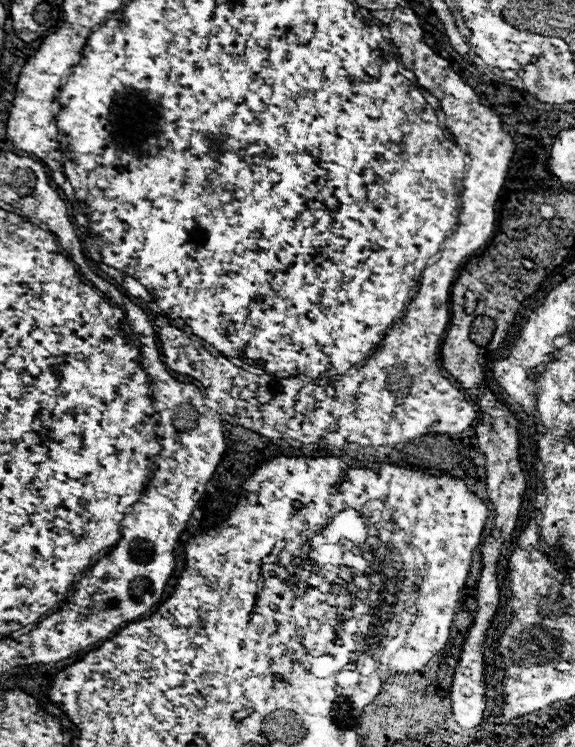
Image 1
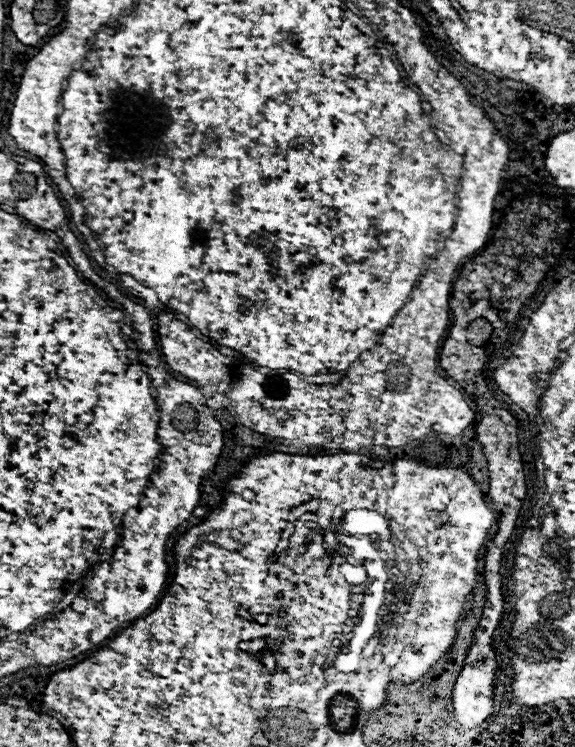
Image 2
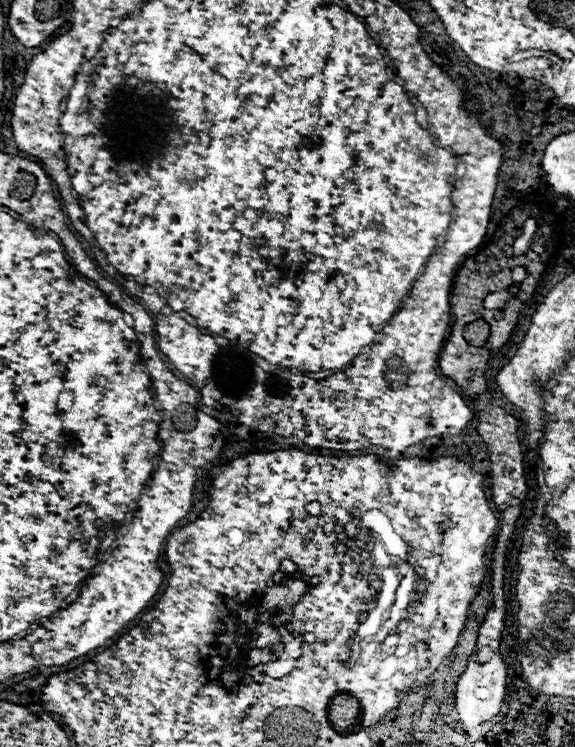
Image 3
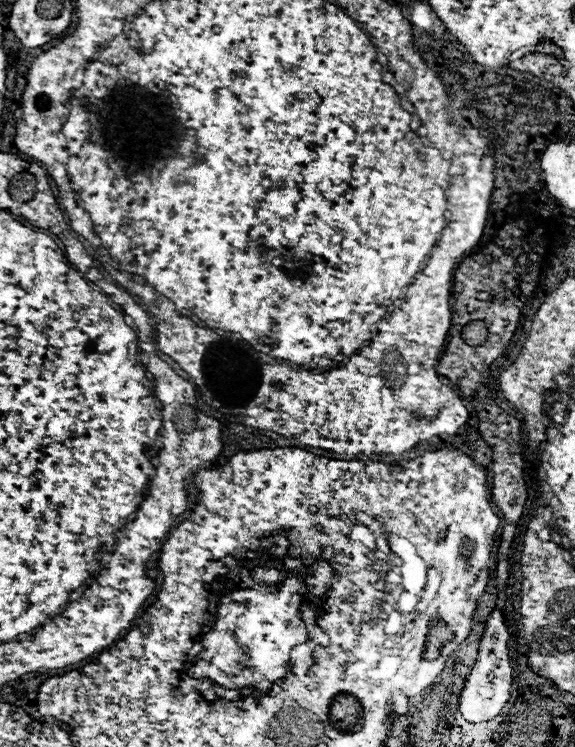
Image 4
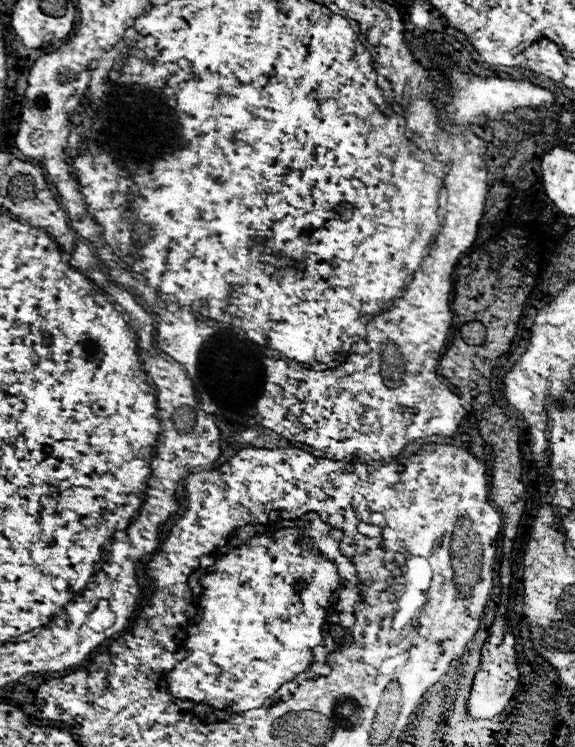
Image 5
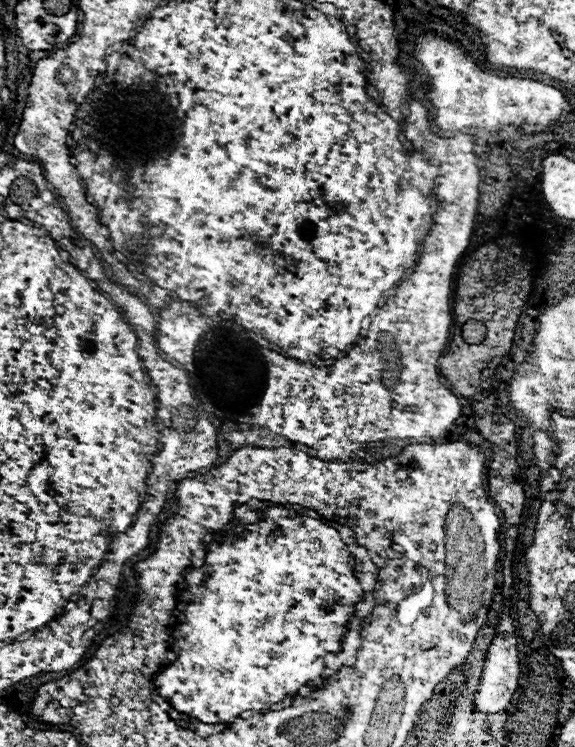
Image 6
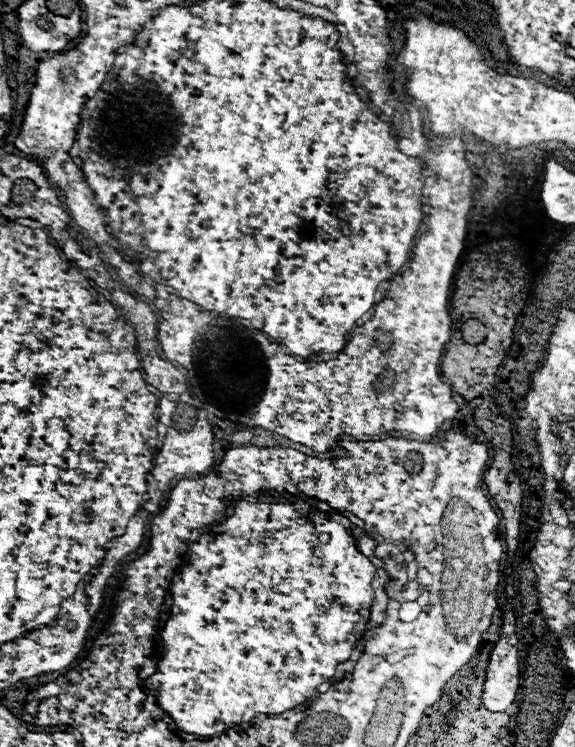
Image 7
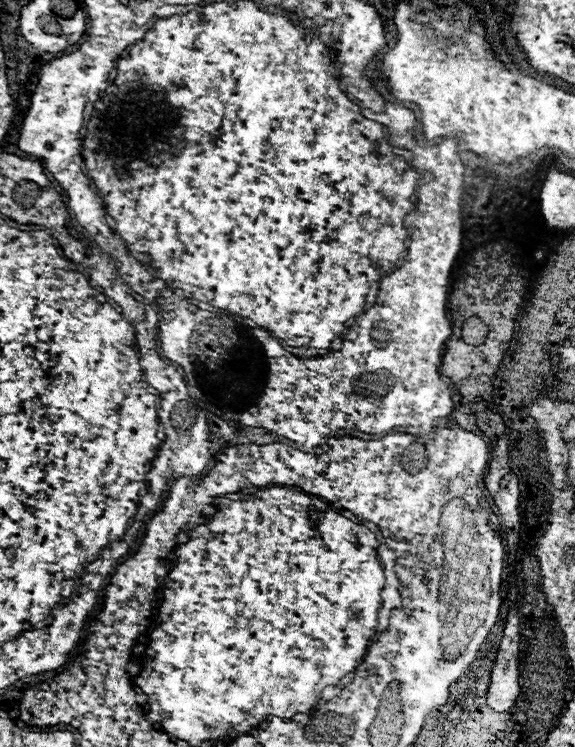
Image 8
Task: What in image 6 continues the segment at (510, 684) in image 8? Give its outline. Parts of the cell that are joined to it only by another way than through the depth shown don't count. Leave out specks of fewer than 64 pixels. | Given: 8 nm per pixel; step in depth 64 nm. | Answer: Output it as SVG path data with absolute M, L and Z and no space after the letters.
M498 628L496 638L492 640L486 654L480 688L474 696L476 708L488 714L502 712L510 704L518 688L518 676L520 664L518 664L516 636L510 632L500 632Z

